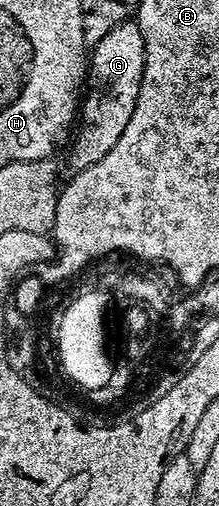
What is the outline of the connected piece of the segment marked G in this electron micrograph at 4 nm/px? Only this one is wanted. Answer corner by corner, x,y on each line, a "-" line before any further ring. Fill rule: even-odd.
135,22
116,24
101,40
95,41
94,47
96,49
90,52
91,83
87,85
87,95
78,109
78,127
71,141
72,153
68,156
72,170
90,168
102,162
102,158
106,158
106,154
118,146
118,140
125,133
130,118
134,118
134,106
138,106
146,66
146,46
142,30
-
88,92
92,96
88,96

